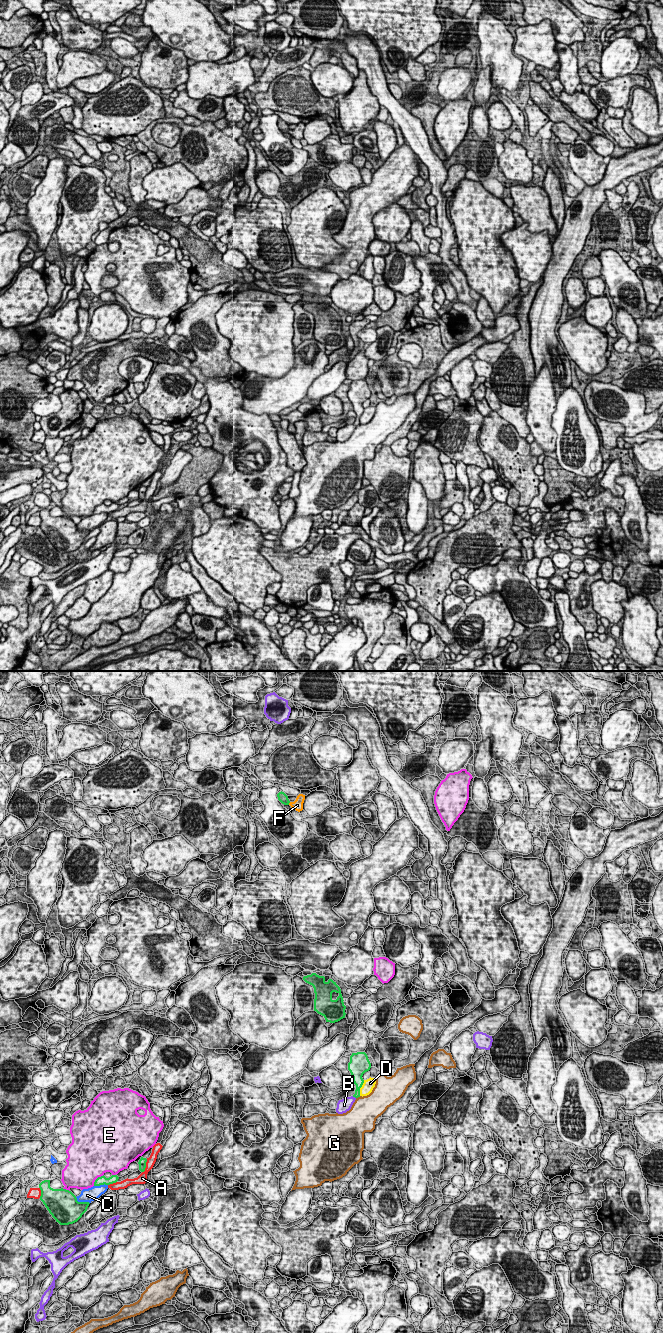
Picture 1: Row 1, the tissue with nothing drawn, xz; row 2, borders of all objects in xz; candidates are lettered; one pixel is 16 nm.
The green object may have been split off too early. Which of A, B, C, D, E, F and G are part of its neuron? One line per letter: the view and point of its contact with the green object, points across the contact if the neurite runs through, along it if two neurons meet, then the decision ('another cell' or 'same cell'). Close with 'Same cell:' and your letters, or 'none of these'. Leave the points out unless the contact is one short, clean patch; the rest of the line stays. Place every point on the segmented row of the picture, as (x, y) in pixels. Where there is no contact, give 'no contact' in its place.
A: xz (145, 1166) | another cell
B: xz (354, 1096) | another cell
C: xz (82, 1202) | another cell
D: xz (360, 1087) | another cell
E: xz (96, 1179) | another cell
F: xz (289, 802) | across xz (282, 797), (289, 802), (297, 805) | same cell
G: xz (358, 1096) | another cell
Same cell: F

